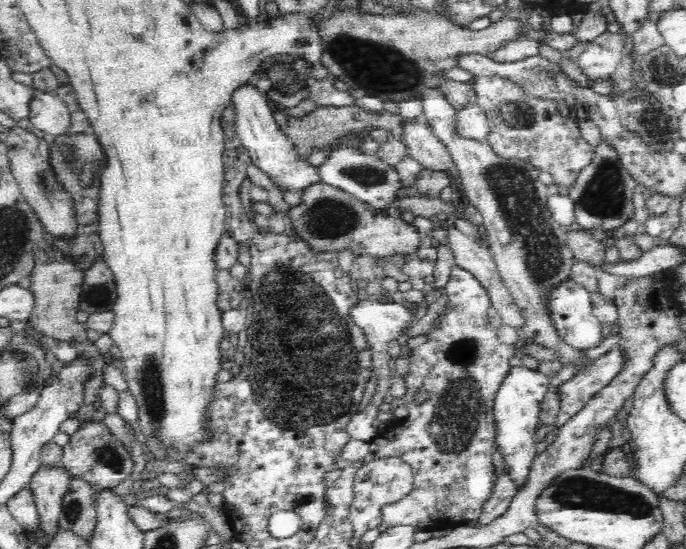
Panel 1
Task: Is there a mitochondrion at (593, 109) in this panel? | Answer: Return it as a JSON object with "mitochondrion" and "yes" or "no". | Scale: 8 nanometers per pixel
{"mitochondrion":"no"}

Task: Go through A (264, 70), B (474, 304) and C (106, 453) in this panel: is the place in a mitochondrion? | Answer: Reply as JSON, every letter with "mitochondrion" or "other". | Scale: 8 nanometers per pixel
{"A":"other","B":"other","C":"mitochondrion"}

